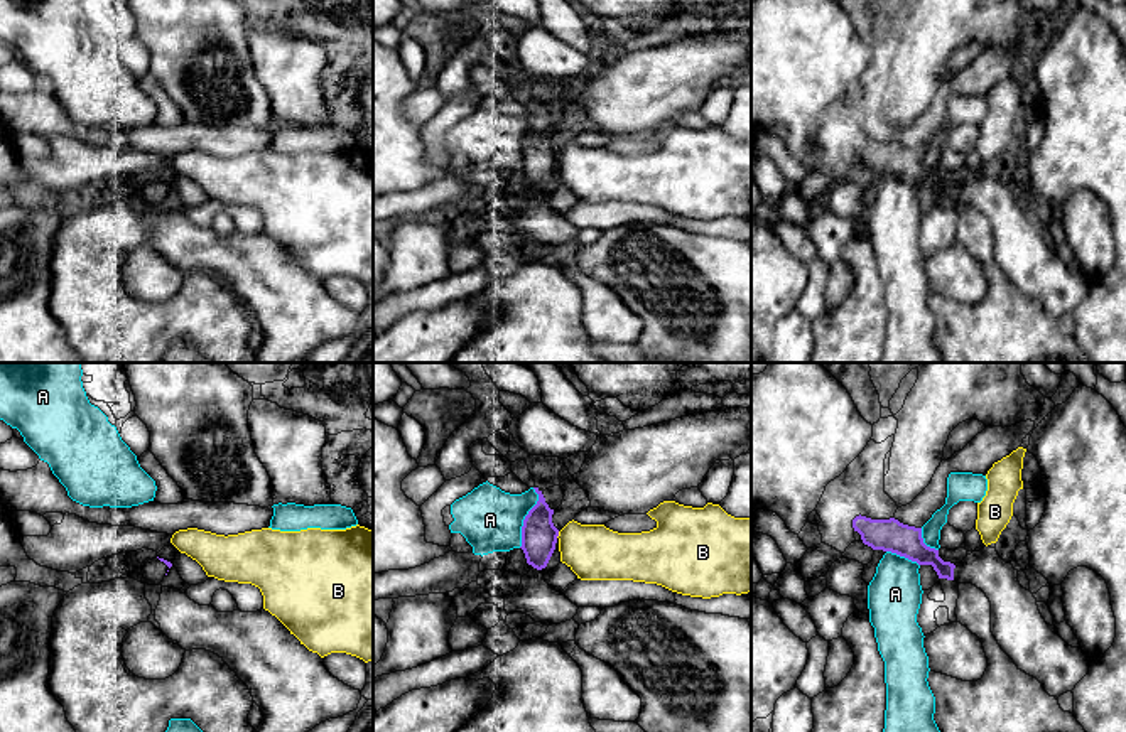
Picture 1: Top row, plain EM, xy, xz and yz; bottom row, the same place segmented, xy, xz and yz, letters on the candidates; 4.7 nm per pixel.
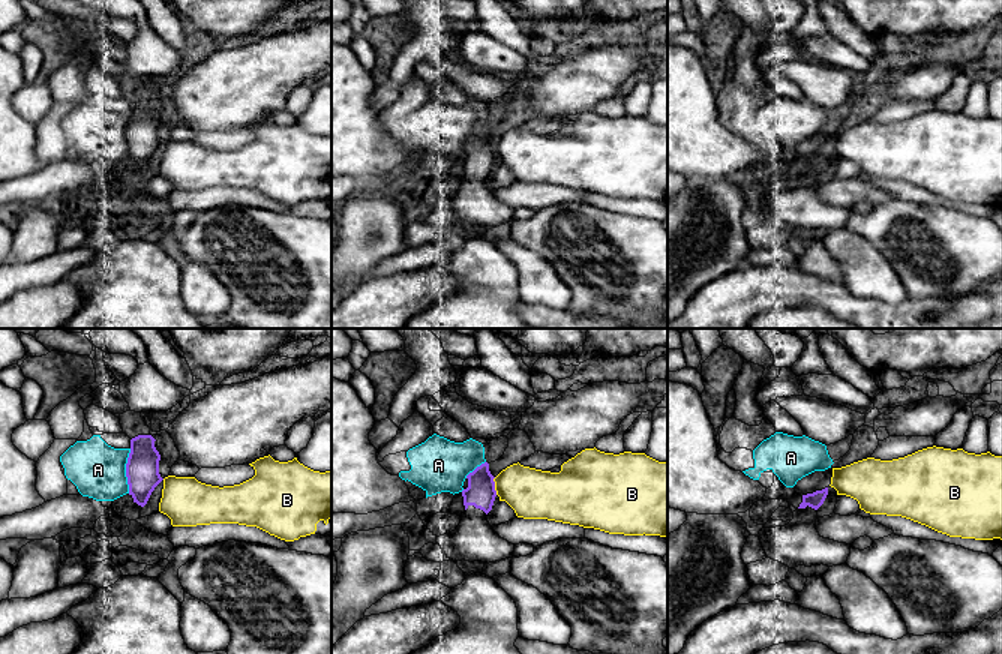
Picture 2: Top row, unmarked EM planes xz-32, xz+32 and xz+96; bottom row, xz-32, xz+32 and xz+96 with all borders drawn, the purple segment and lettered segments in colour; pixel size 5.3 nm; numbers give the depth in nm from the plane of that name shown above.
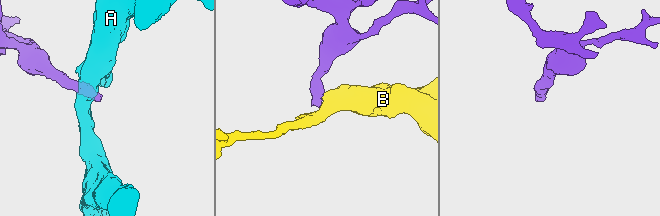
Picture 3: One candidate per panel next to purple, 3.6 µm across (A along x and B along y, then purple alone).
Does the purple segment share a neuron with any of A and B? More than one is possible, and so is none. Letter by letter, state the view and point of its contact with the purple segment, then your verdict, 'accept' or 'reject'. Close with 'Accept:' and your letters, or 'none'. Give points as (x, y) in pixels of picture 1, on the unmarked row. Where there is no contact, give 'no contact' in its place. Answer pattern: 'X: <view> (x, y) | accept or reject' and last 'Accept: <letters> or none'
A: xz (525, 140) | reject
B: xz (557, 157) | reject
Accept: none

